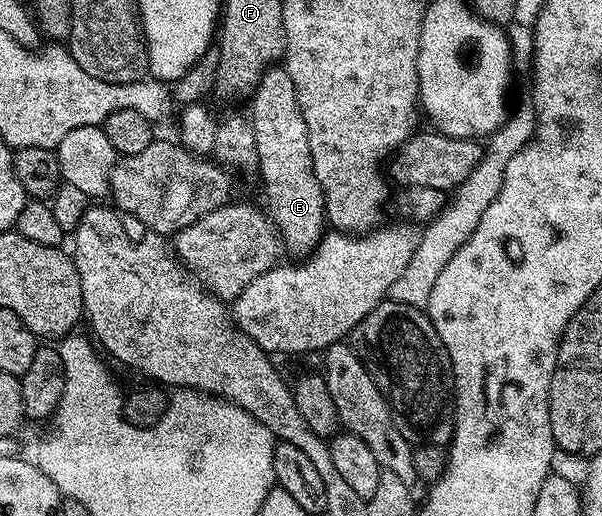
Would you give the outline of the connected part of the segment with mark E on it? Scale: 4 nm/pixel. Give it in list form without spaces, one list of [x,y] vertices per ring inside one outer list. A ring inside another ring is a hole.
[[[270,67],[265,70],[265,73],[259,79],[257,88],[253,90],[251,94],[251,100],[253,100],[253,106],[247,109],[248,116],[251,118],[251,124],[253,130],[255,130],[255,139],[257,140],[257,146],[259,147],[259,178],[265,184],[265,201],[269,204],[267,208],[268,216],[273,222],[273,226],[277,229],[277,236],[280,244],[289,253],[294,253],[294,258],[304,259],[309,256],[310,253],[316,249],[317,245],[321,242],[321,238],[325,236],[327,232],[327,222],[325,219],[325,196],[321,190],[321,180],[315,175],[313,170],[313,160],[311,159],[311,143],[309,142],[309,128],[307,123],[303,123],[303,111],[299,107],[299,99],[295,95],[295,83],[291,83],[291,75],[286,71],[284,67]]]

